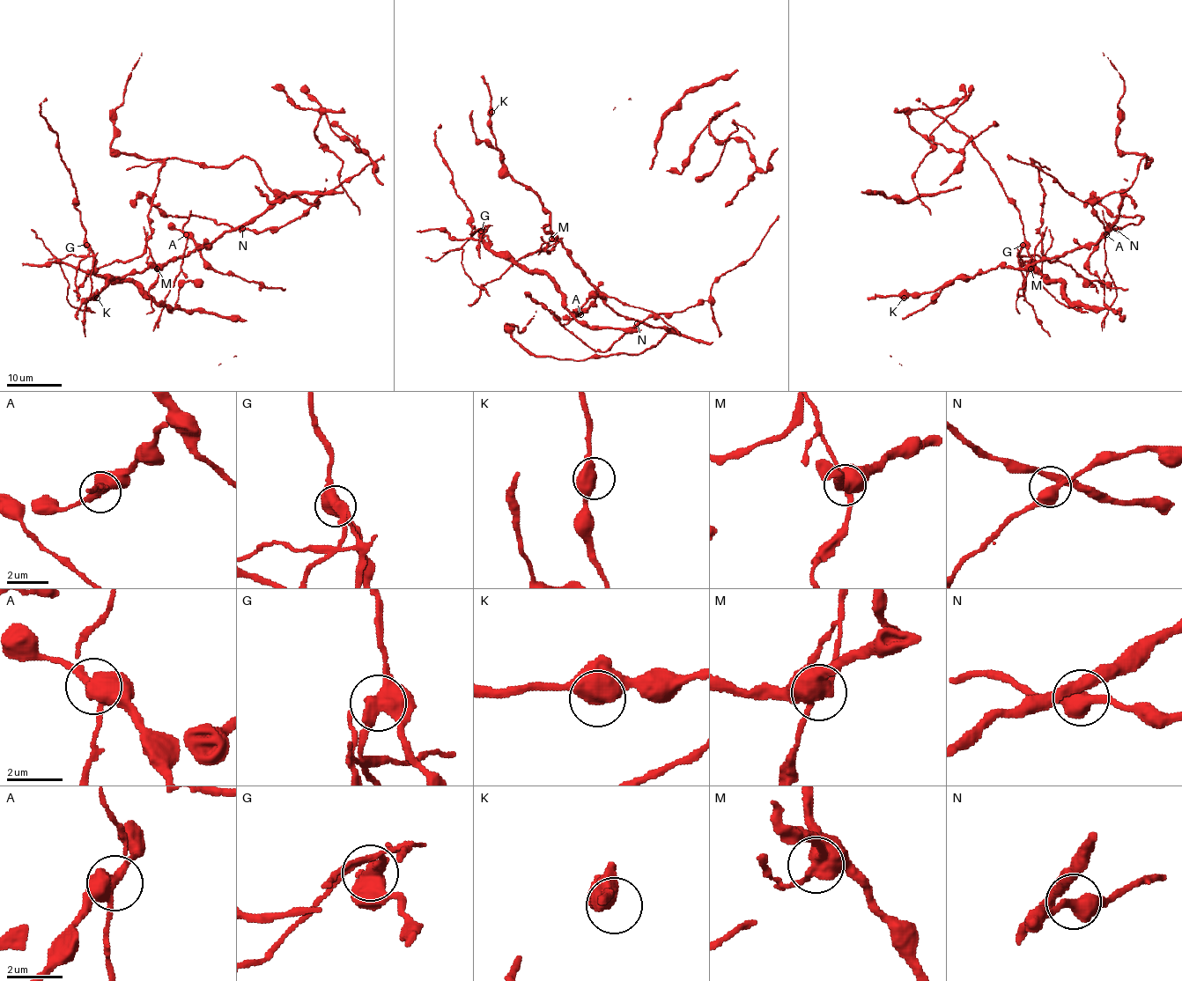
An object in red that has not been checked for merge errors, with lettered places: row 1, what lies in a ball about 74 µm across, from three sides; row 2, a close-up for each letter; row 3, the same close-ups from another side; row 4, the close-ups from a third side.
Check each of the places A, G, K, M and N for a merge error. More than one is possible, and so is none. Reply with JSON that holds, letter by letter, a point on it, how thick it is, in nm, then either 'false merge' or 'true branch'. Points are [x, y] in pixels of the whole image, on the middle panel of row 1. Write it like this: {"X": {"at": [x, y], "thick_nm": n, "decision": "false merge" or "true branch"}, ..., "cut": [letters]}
{"A": {"at": [580, 314], "thick_nm": 420, "decision": "false merge"}, "G": {"at": [481, 231], "thick_nm": 550, "decision": "false merge"}, "K": {"at": [491, 112], "thick_nm": 440, "decision": "true branch"}, "M": {"at": [551, 239], "thick_nm": 480, "decision": "false merge"}, "N": {"at": [637, 323], "thick_nm": 360, "decision": "true branch"}, "cut": ["A", "G", "M"]}

